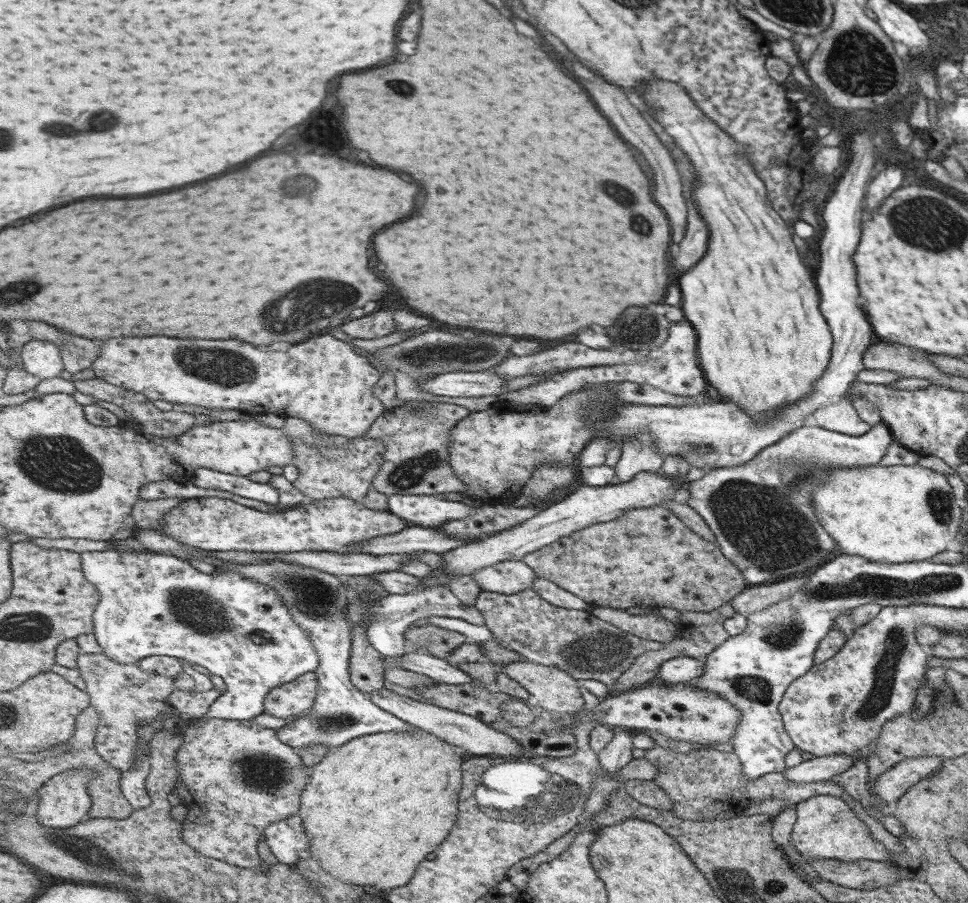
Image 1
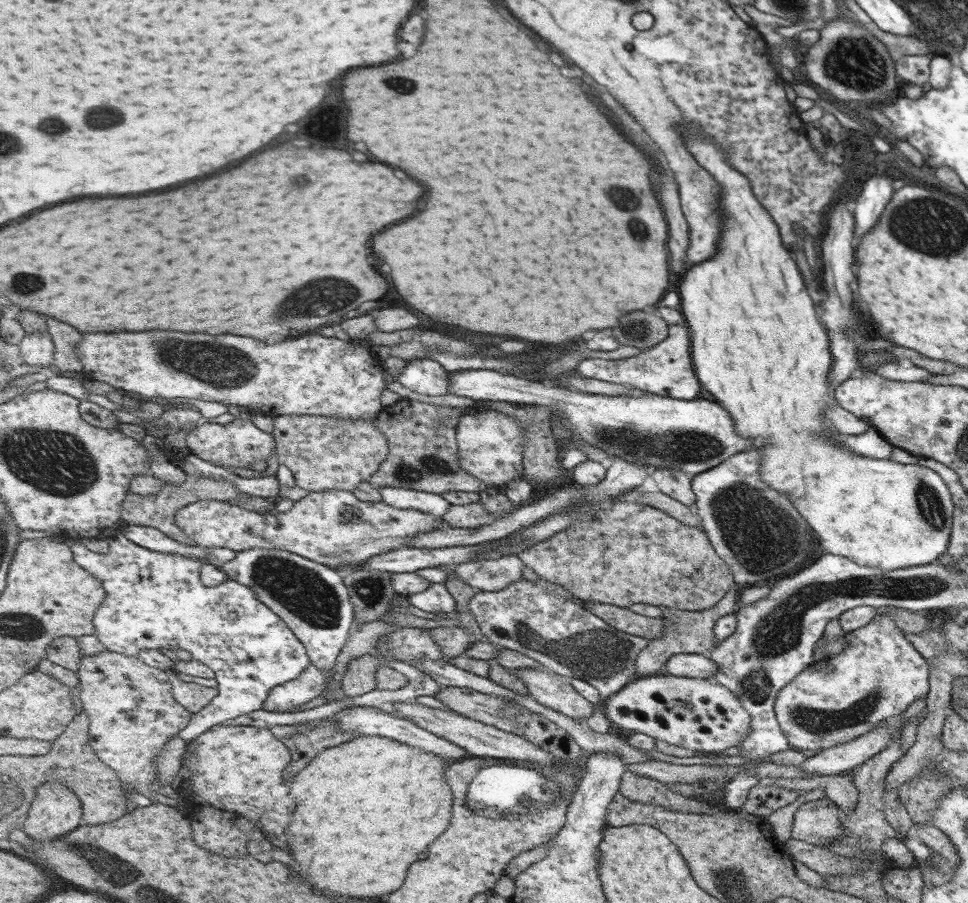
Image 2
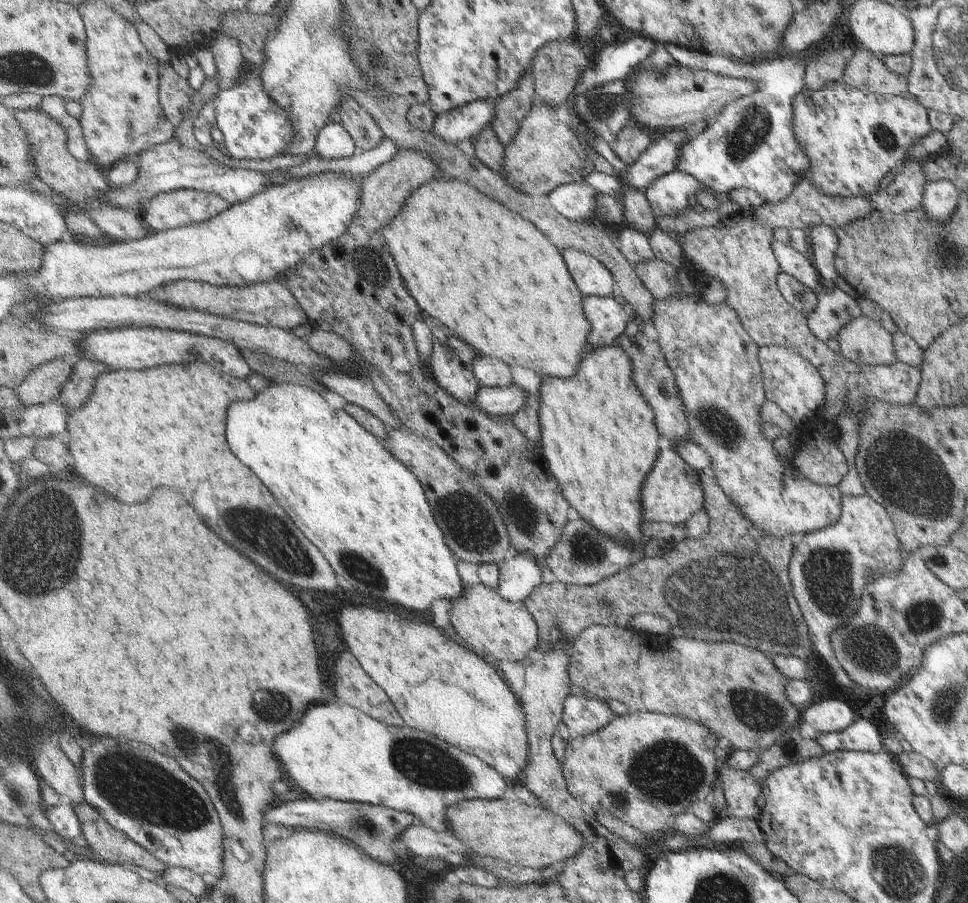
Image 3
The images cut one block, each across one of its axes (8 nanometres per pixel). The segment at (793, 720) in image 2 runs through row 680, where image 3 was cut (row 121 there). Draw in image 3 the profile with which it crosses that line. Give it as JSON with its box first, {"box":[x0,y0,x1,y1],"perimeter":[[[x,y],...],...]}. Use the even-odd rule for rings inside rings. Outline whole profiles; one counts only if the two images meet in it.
{"box":[795,79,929,198],"perimeter":[[[840,79],[833,82],[833,84],[827,84],[825,88],[821,90],[815,90],[815,92],[807,92],[807,90],[802,90],[797,97],[795,97],[795,134],[799,134],[799,143],[802,144],[806,150],[806,154],[810,158],[810,169],[807,170],[807,174],[803,174],[805,180],[809,180],[817,190],[821,190],[823,194],[831,196],[833,198],[847,197],[847,196],[869,196],[869,194],[876,194],[879,191],[879,182],[883,174],[887,174],[893,166],[897,167],[897,164],[903,162],[909,146],[919,140],[921,136],[925,136],[929,132],[929,124],[927,122],[927,116],[925,116],[925,107],[917,102],[911,97],[903,97],[897,95],[889,95],[884,93],[870,93],[857,91],[852,86],[847,86],[840,82]]]}

